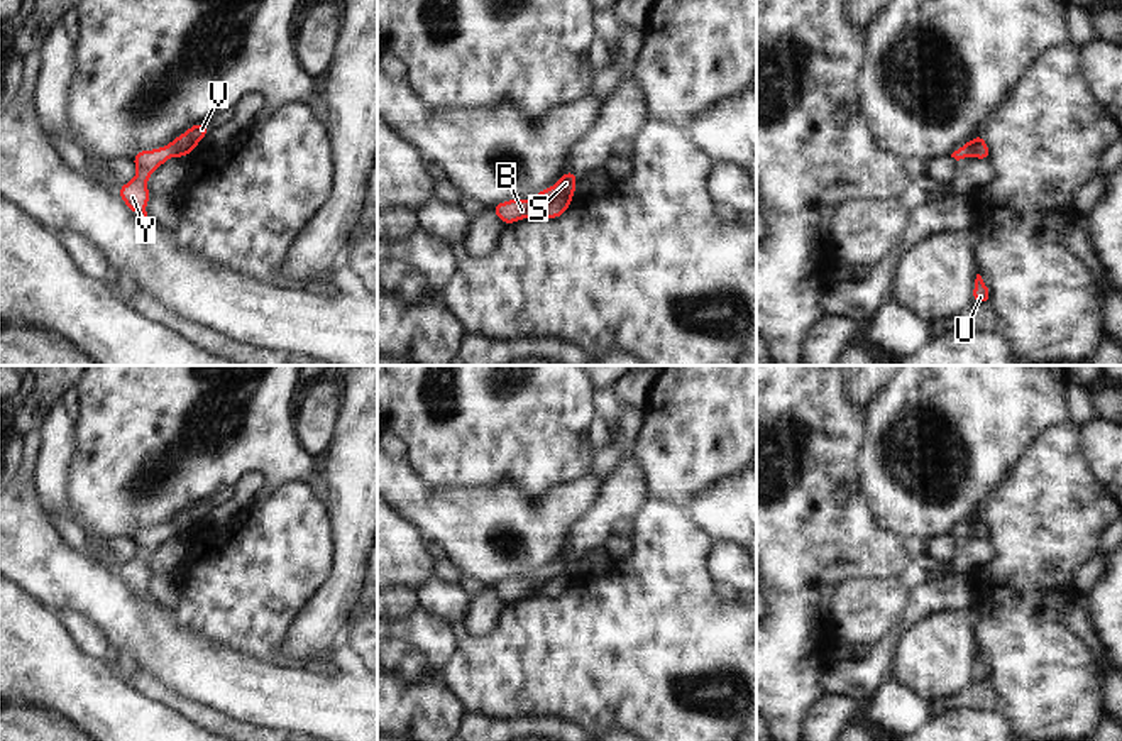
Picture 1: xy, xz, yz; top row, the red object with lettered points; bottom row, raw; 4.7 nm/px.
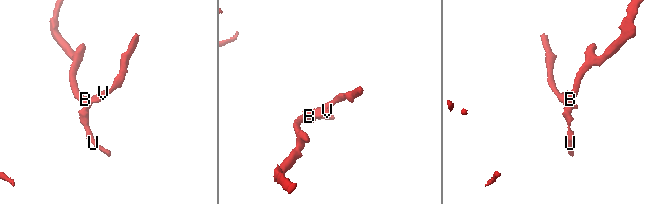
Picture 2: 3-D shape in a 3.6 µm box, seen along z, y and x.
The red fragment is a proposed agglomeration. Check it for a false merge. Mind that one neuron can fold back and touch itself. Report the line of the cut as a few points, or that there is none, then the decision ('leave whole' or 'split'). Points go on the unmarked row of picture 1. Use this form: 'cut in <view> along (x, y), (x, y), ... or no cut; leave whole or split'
no cut; leave whole

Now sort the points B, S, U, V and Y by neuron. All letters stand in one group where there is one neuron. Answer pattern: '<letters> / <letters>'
B S U V Y

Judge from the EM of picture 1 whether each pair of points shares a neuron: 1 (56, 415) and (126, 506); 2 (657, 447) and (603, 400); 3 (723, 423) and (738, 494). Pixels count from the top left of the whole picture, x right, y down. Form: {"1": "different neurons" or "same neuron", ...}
{"1": "different neurons", "2": "different neurons", "3": "different neurons"}

